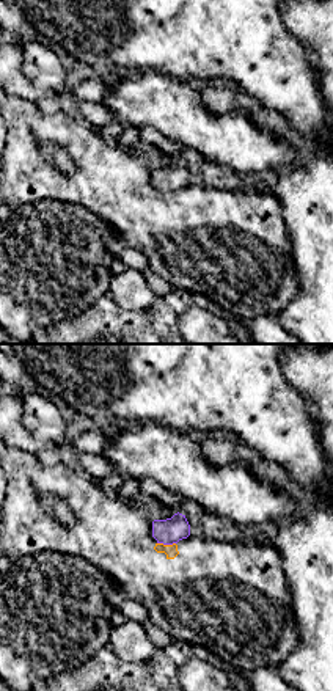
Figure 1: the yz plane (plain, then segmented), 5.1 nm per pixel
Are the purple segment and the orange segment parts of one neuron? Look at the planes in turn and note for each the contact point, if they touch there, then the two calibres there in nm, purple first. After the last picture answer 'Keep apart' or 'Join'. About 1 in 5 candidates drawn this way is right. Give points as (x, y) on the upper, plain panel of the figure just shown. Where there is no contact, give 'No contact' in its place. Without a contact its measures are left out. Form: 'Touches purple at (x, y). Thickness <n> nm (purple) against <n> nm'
Touches purple at (167, 192). Thickness 130 nm (purple) against 70 nm

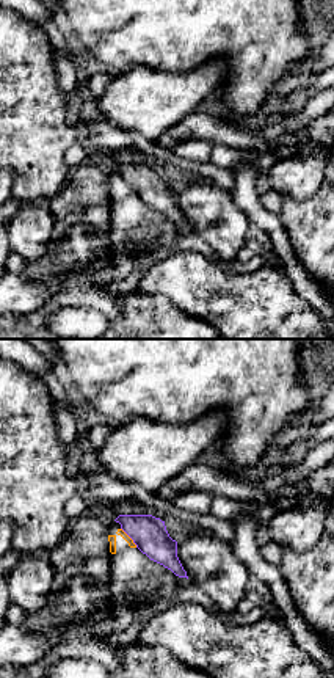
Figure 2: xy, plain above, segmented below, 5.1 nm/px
Touches purple at (129, 184). Thickness 180 nm (purple) against 40 nm

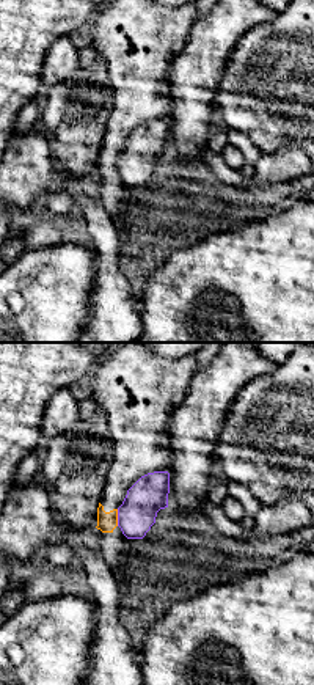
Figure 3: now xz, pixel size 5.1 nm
Touches purple at (118, 165). Thickness 190 nm (purple) against 100 nm

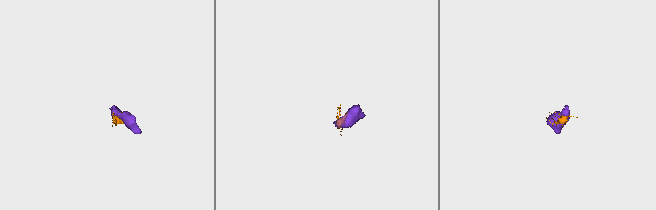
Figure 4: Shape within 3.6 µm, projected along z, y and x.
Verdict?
Keep apart

